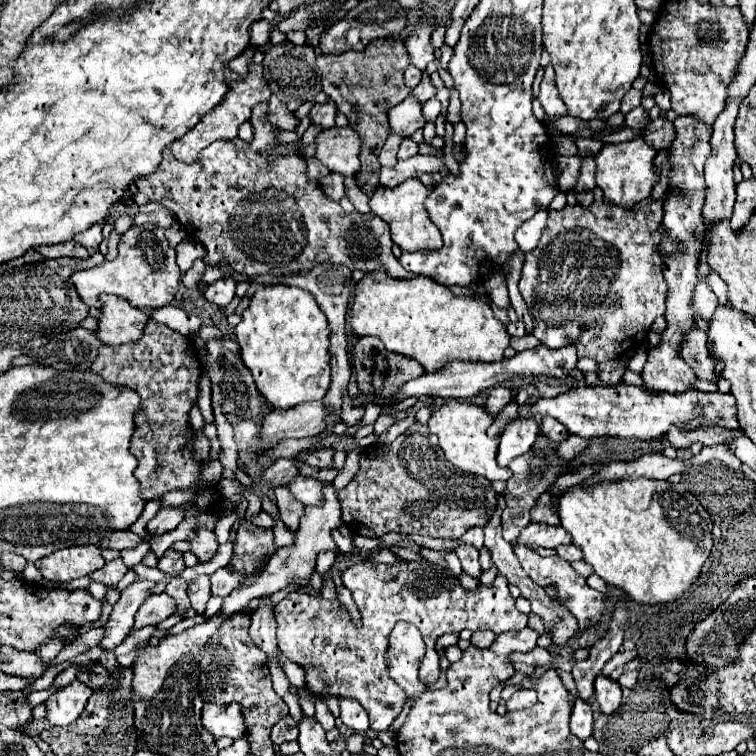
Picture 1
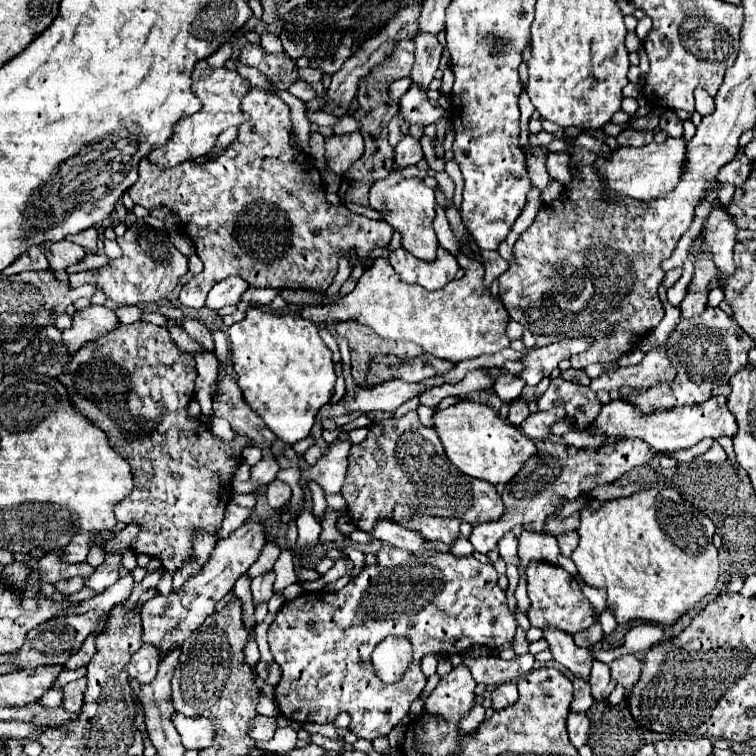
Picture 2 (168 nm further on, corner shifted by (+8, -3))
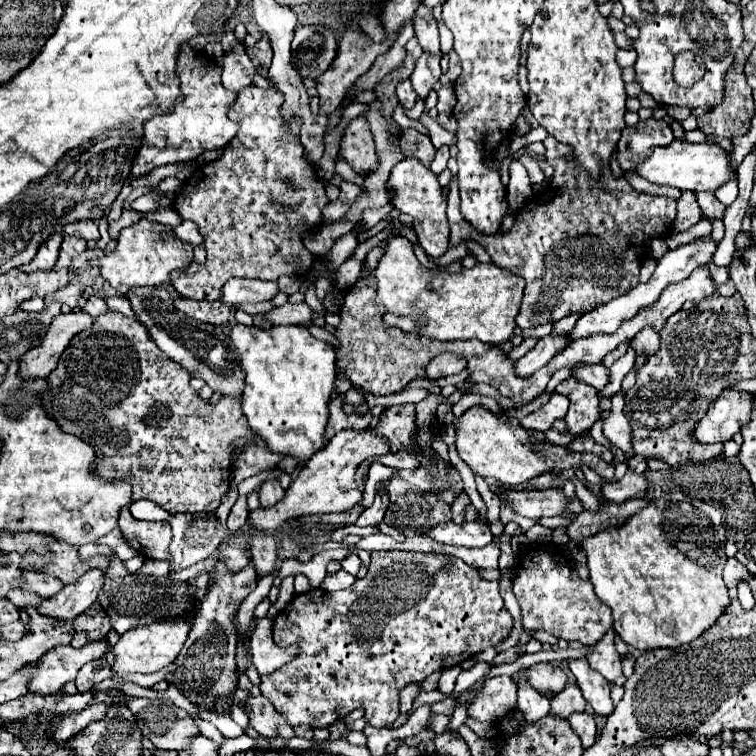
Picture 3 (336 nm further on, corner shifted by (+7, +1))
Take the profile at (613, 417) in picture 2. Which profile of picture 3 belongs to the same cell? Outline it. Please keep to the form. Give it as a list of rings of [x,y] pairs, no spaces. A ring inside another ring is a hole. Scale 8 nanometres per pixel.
[[[725,389],[721,397],[709,407],[705,419],[695,427],[695,439],[699,443],[725,443],[743,425],[751,421],[753,411],[753,393]]]

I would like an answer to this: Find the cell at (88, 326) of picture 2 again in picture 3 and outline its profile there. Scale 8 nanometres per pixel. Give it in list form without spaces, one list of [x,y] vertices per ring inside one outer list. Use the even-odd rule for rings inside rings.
[[[83,311],[57,315],[51,321],[43,341],[37,347],[29,347],[29,351],[21,357],[19,377],[21,379],[47,379],[53,367],[57,367],[57,359],[61,357],[61,351],[65,351],[65,347],[69,345],[69,339],[77,331],[89,327],[89,323],[93,323],[93,317]]]

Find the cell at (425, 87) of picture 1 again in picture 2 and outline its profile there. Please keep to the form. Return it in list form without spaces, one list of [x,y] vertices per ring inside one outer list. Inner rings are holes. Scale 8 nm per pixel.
[[[416,35],[412,41],[416,45],[416,51],[414,51],[414,65],[410,71],[410,79],[420,89],[428,89],[438,69],[442,47],[434,35]]]

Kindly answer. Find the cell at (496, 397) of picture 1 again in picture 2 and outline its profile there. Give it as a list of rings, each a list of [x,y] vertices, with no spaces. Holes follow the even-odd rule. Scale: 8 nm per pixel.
[[[506,361],[502,365],[502,369],[504,369],[504,373],[498,375],[498,379],[494,383],[494,391],[504,403],[512,403],[516,397],[520,397],[520,393],[524,389],[524,381],[516,377],[520,373],[520,363]]]

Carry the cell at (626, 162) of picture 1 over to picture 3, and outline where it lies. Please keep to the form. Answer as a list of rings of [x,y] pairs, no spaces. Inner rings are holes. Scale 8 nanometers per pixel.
[[[673,141],[669,147],[655,147],[653,155],[637,167],[637,173],[651,183],[671,185],[681,191],[695,191],[695,193],[717,191],[727,181],[737,177],[737,169],[731,167],[731,151],[725,151],[719,145],[685,143],[685,141]]]

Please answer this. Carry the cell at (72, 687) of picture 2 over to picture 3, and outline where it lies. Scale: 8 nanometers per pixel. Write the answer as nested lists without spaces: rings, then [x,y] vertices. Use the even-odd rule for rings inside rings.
[[[95,659],[93,663],[87,663],[85,667],[81,667],[81,671],[75,679],[75,685],[79,691],[89,691],[95,683],[101,683],[109,675],[111,675],[109,665],[103,659]]]

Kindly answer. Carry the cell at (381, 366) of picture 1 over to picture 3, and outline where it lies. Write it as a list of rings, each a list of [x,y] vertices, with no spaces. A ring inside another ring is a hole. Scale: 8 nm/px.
[[[441,353],[435,359],[431,359],[431,363],[427,367],[427,375],[429,375],[429,379],[439,379],[445,375],[455,375],[455,373],[463,371],[465,367],[467,367],[467,361],[463,355]]]

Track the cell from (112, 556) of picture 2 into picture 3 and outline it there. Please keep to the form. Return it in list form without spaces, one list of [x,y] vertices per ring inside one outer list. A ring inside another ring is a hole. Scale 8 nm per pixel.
[[[89,569],[81,579],[77,579],[77,583],[65,585],[53,597],[41,599],[41,603],[37,605],[37,611],[55,621],[73,621],[91,603],[95,603],[101,583],[103,583],[103,571]]]

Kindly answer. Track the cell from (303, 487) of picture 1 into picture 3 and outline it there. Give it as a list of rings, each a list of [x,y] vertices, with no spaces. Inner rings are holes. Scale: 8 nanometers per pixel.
[[[267,479],[259,489],[259,503],[261,507],[273,507],[277,501],[281,501],[285,491],[281,489],[277,479]]]

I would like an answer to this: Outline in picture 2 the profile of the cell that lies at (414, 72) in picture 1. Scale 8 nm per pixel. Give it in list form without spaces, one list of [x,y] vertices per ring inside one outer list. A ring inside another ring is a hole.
[[[402,77],[402,79],[398,79],[398,81],[394,81],[392,85],[390,85],[390,97],[398,103],[400,101],[400,97],[410,89],[410,85],[412,85],[412,79],[410,77]]]

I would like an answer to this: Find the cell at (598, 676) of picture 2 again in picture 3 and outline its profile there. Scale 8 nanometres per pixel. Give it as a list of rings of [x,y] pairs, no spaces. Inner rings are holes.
[[[611,627],[605,633],[605,639],[601,639],[599,643],[595,643],[591,647],[591,653],[585,657],[589,661],[589,665],[599,671],[607,681],[615,681],[617,677],[621,677],[621,655],[615,649],[615,629]]]

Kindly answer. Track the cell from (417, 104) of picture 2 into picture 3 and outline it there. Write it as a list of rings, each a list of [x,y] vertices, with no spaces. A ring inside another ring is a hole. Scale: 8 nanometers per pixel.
[[[423,53],[415,63],[415,71],[413,71],[413,75],[409,79],[411,79],[417,95],[423,97],[423,99],[427,97],[427,93],[433,89],[433,85],[441,77],[441,67],[439,67],[441,57],[443,57],[443,53],[439,53],[439,55]]]

